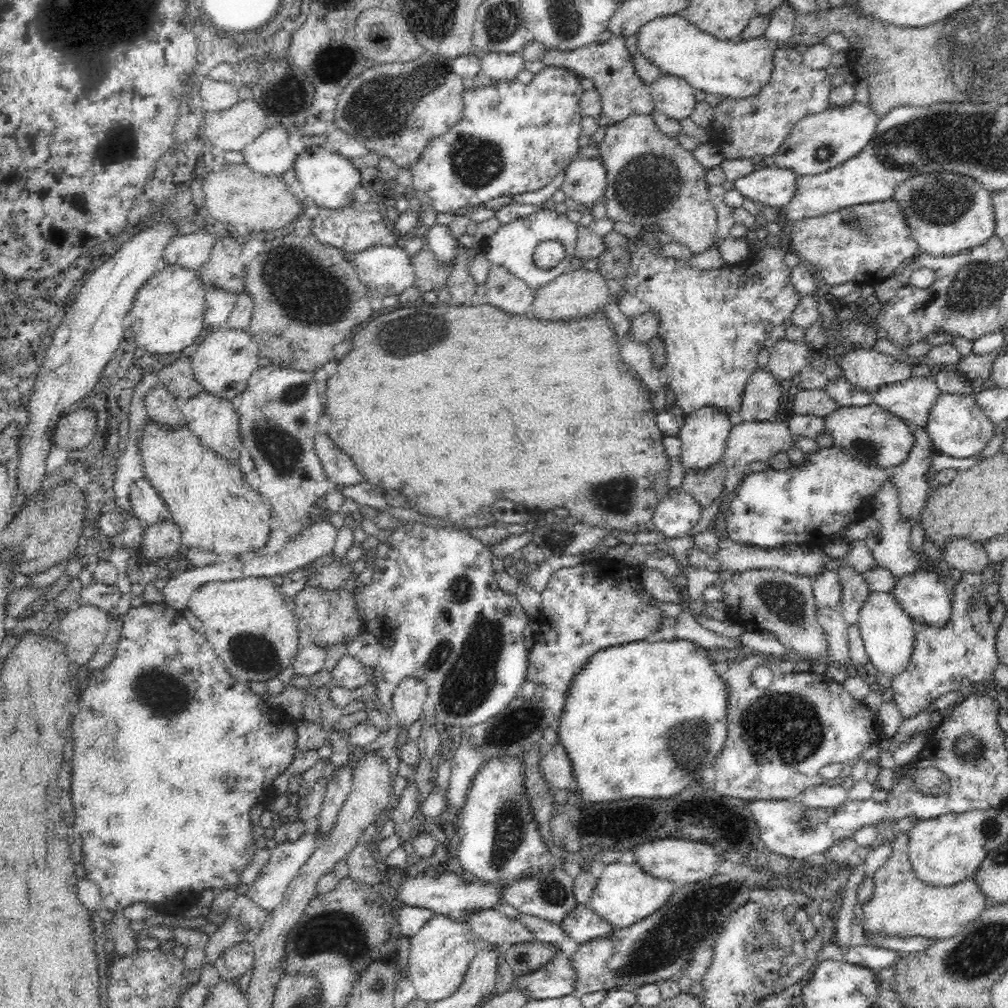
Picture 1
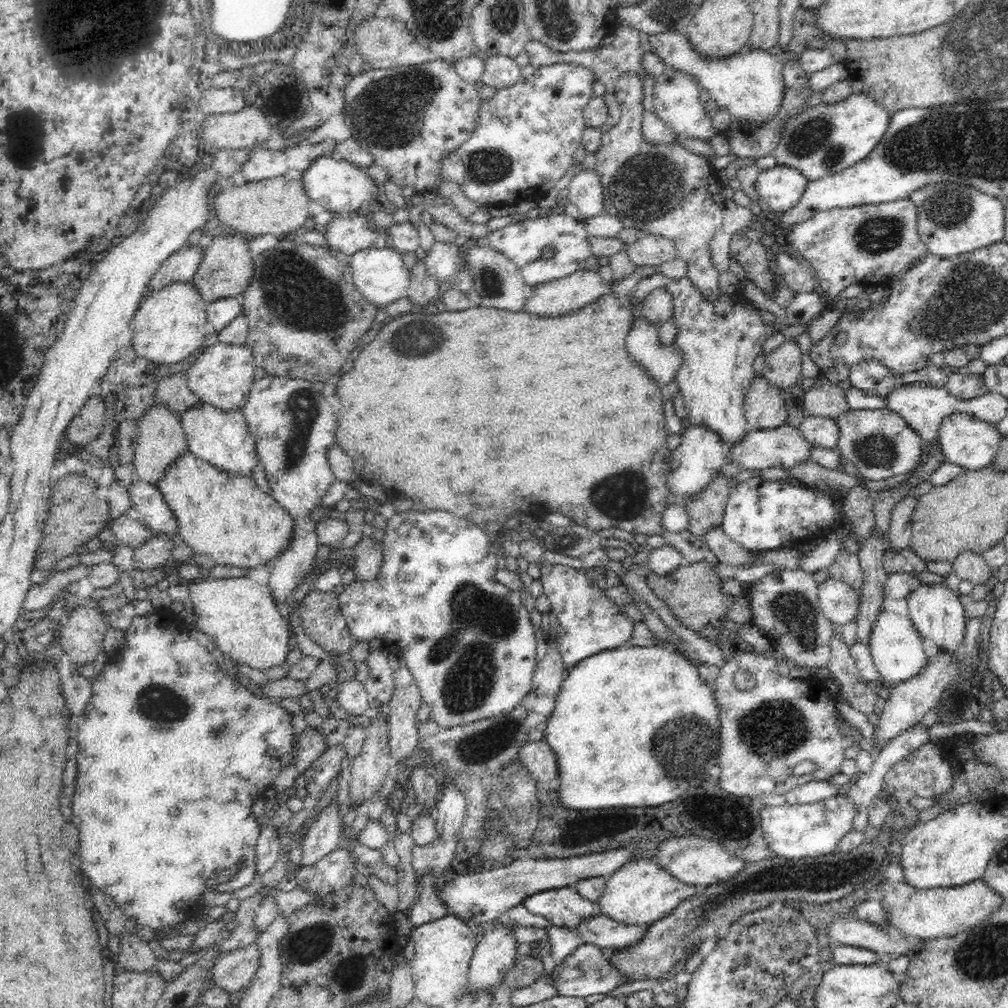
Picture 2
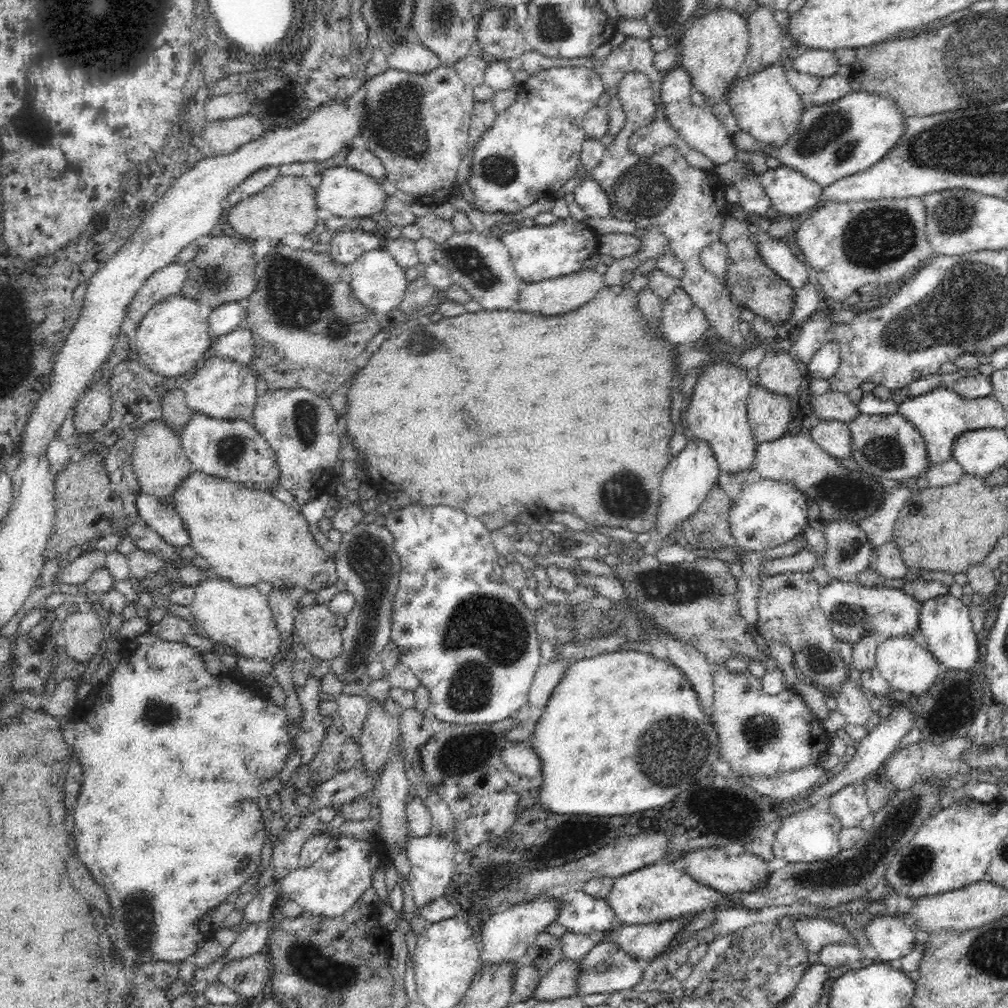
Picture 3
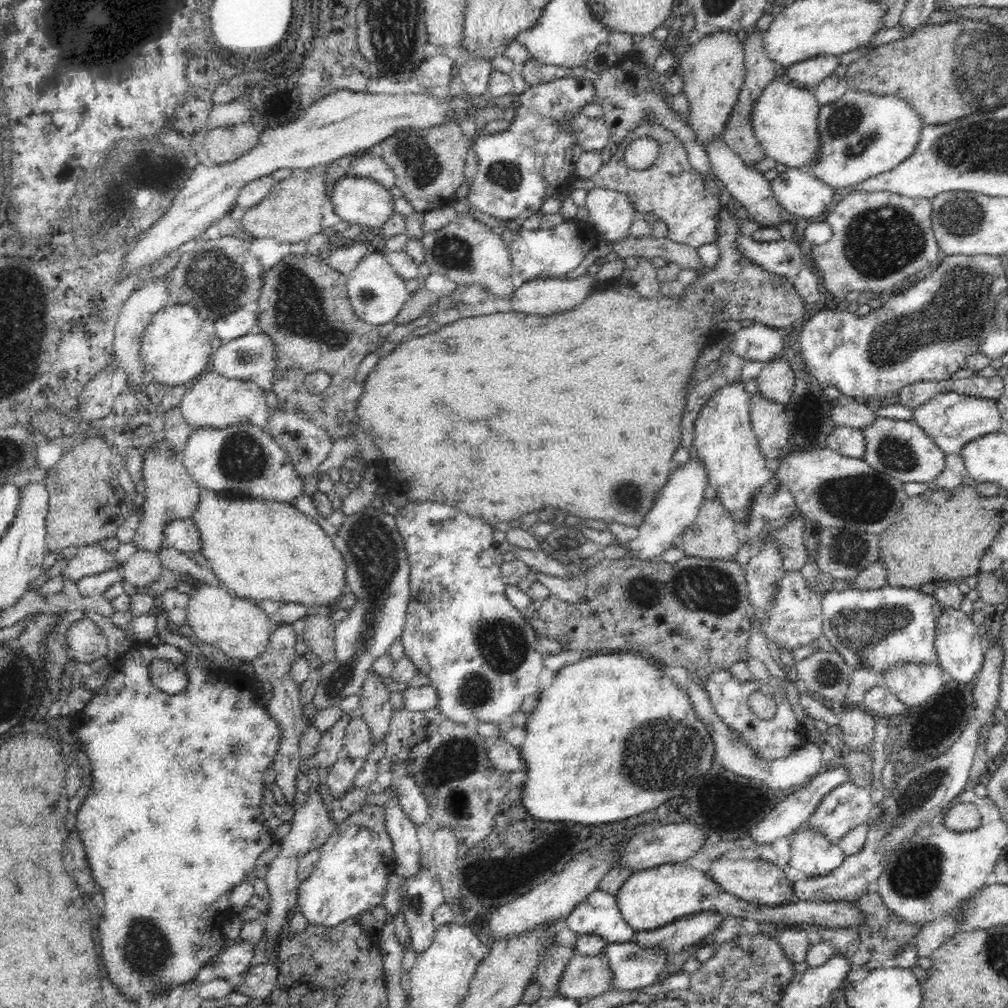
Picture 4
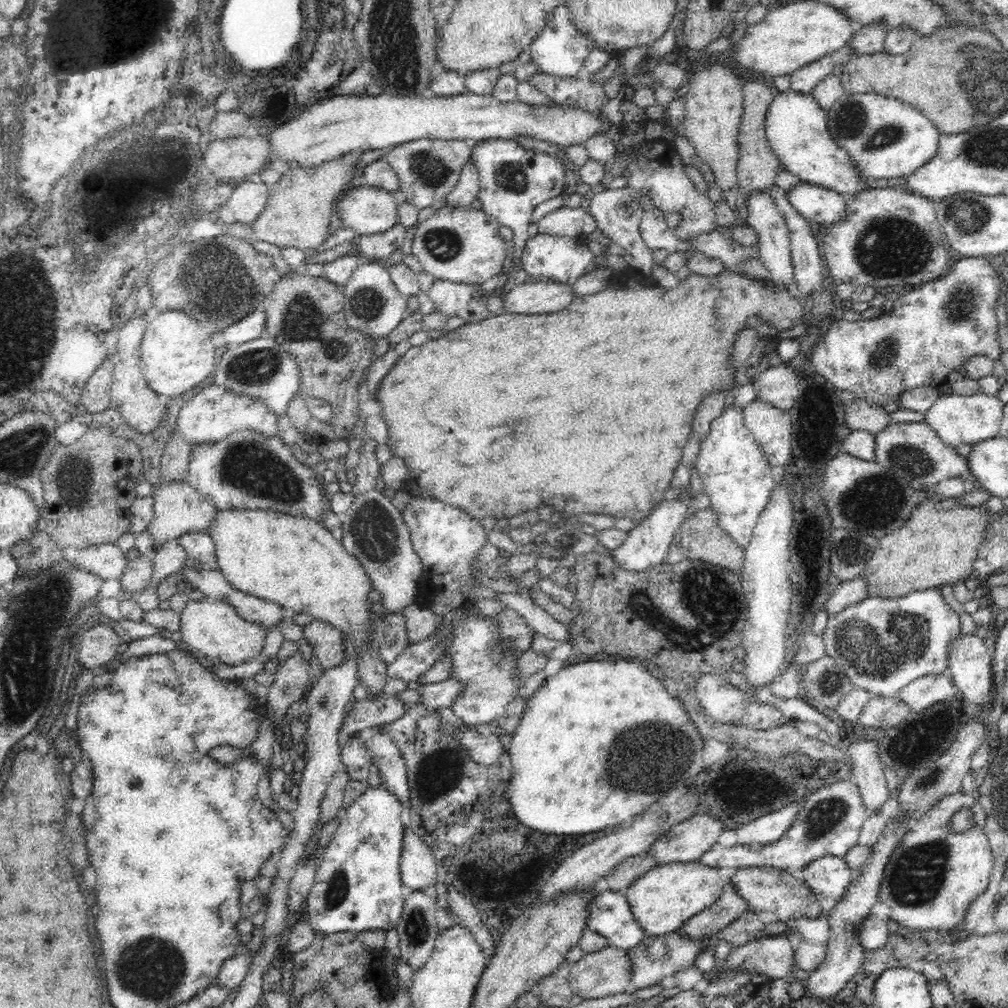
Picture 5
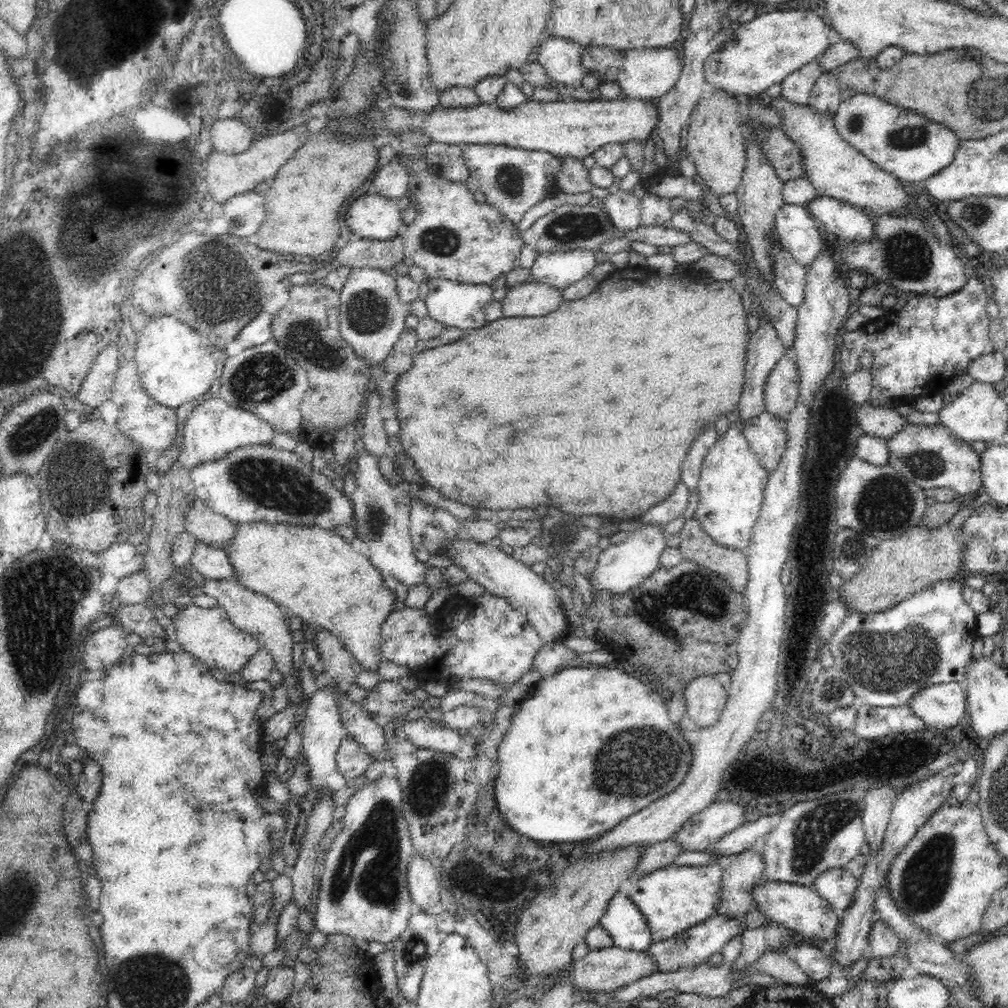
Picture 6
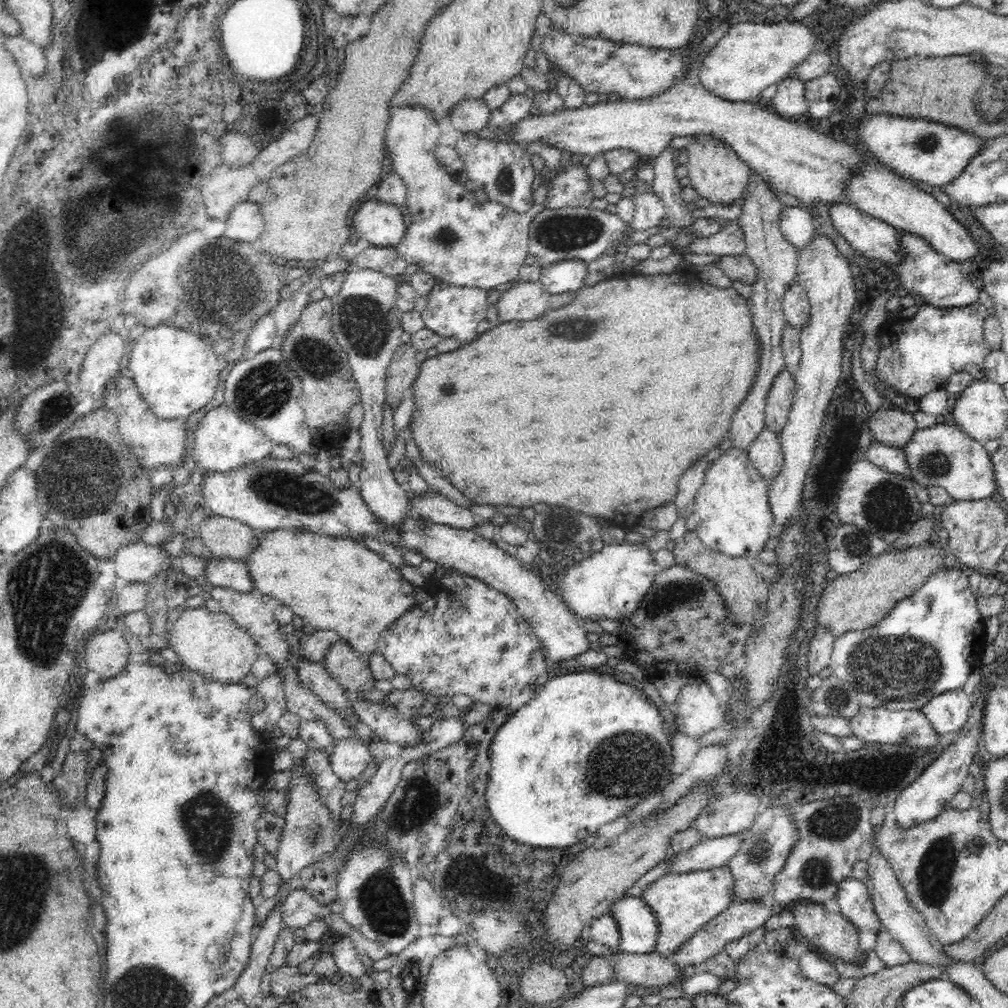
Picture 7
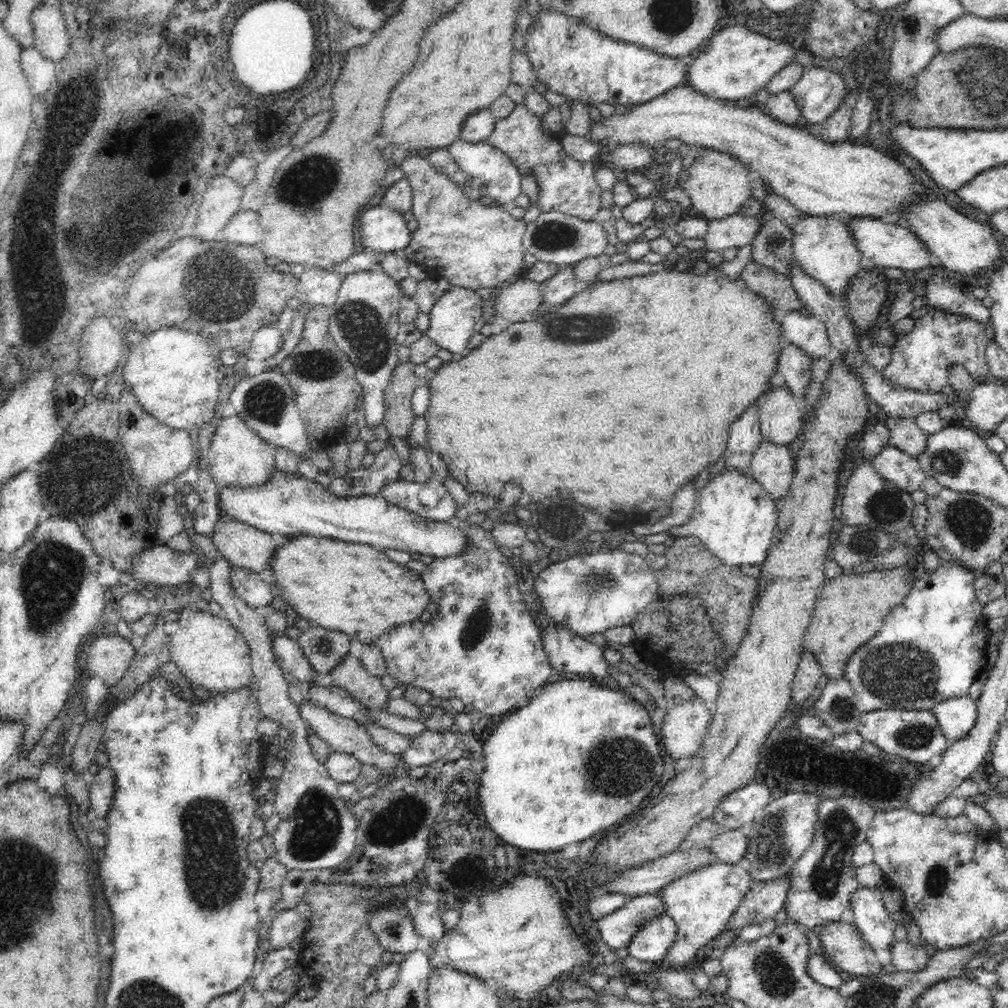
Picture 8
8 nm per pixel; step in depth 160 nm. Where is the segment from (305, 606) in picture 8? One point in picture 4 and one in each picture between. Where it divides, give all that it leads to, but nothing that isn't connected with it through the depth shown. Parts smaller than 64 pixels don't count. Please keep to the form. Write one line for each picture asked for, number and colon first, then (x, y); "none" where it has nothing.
4: (262, 550)
5: (295, 562)
6: (314, 573)
7: (334, 584)

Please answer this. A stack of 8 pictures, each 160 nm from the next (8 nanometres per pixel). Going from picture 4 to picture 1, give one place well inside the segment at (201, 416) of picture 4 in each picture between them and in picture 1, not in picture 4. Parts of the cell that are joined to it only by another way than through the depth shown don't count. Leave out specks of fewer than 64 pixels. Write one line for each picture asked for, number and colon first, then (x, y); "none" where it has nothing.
1: (224, 361)
2: (222, 376)
3: (220, 388)

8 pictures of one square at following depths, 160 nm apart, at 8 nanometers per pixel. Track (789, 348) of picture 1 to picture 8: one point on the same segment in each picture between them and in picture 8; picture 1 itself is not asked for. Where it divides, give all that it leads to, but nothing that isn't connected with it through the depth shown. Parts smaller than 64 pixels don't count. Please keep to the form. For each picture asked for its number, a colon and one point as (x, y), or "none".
2: (783, 366)
3: (778, 372)
4: (775, 381)
5: (776, 386)
6: (781, 392)
7: (779, 400)
8: (780, 412)

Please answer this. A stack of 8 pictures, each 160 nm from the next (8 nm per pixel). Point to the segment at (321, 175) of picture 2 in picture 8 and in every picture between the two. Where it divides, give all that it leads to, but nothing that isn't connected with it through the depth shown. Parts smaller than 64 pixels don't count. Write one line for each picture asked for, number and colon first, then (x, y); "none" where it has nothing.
3: (346, 192)
4: (362, 201)
5: (367, 210)
6: (371, 216)
7: (382, 224)
8: (384, 229)

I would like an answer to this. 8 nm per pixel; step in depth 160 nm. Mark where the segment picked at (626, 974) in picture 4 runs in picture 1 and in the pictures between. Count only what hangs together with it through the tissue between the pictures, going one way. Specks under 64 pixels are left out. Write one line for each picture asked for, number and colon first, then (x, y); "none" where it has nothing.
1: (556, 979)
2: (587, 971)
3: (606, 968)

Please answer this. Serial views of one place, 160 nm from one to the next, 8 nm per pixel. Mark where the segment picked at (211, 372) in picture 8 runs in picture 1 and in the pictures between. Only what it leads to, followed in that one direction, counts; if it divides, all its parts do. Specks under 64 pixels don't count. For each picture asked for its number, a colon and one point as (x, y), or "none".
1: (168, 313)
2: (168, 326)
3: (172, 338)
4: (176, 346)
5: (176, 354)
6: (173, 361)
7: (176, 372)

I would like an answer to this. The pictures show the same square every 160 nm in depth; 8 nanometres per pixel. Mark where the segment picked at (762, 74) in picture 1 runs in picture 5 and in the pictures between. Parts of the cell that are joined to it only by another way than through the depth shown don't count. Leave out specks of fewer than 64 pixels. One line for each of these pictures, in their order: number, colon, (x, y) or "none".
2: (750, 85)
3: (765, 105)
4: (784, 119)
5: (796, 127)

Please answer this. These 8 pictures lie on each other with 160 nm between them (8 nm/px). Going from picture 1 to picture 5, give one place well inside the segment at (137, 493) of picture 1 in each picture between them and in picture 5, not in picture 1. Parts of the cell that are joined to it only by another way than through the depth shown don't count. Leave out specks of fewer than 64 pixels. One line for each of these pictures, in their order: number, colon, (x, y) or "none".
2: (149, 503)
3: (159, 517)
4: (182, 535)
5: (200, 548)

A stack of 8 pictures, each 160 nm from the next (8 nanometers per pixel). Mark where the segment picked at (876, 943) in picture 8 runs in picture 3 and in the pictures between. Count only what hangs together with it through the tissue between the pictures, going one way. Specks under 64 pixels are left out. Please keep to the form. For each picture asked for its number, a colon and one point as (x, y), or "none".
3: (811, 834)
4: (811, 853)
5: (831, 875)
6: (837, 885)
7: (853, 897)

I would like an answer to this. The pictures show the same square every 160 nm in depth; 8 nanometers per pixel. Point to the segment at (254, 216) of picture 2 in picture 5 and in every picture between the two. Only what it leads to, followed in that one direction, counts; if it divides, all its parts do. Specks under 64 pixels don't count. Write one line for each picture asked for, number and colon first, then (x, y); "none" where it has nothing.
3: (287, 206)
4: (292, 211)
5: (297, 214)

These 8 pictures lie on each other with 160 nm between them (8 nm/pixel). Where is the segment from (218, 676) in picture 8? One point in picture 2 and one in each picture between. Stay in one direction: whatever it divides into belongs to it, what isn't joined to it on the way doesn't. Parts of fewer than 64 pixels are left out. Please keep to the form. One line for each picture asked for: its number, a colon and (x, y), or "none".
2: (241, 617)
3: (239, 619)
4: (239, 627)
5: (213, 630)
6: (208, 634)
7: (211, 643)

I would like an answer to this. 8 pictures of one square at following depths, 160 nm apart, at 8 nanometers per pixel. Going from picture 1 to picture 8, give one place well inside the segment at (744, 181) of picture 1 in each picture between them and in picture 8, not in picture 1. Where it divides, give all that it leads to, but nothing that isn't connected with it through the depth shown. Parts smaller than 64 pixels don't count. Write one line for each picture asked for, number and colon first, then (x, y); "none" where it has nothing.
2: (780, 188)
3: (790, 192)
4: (798, 193)
5: (821, 206)
6: (849, 223)
7: (872, 238)
8: (882, 244)

